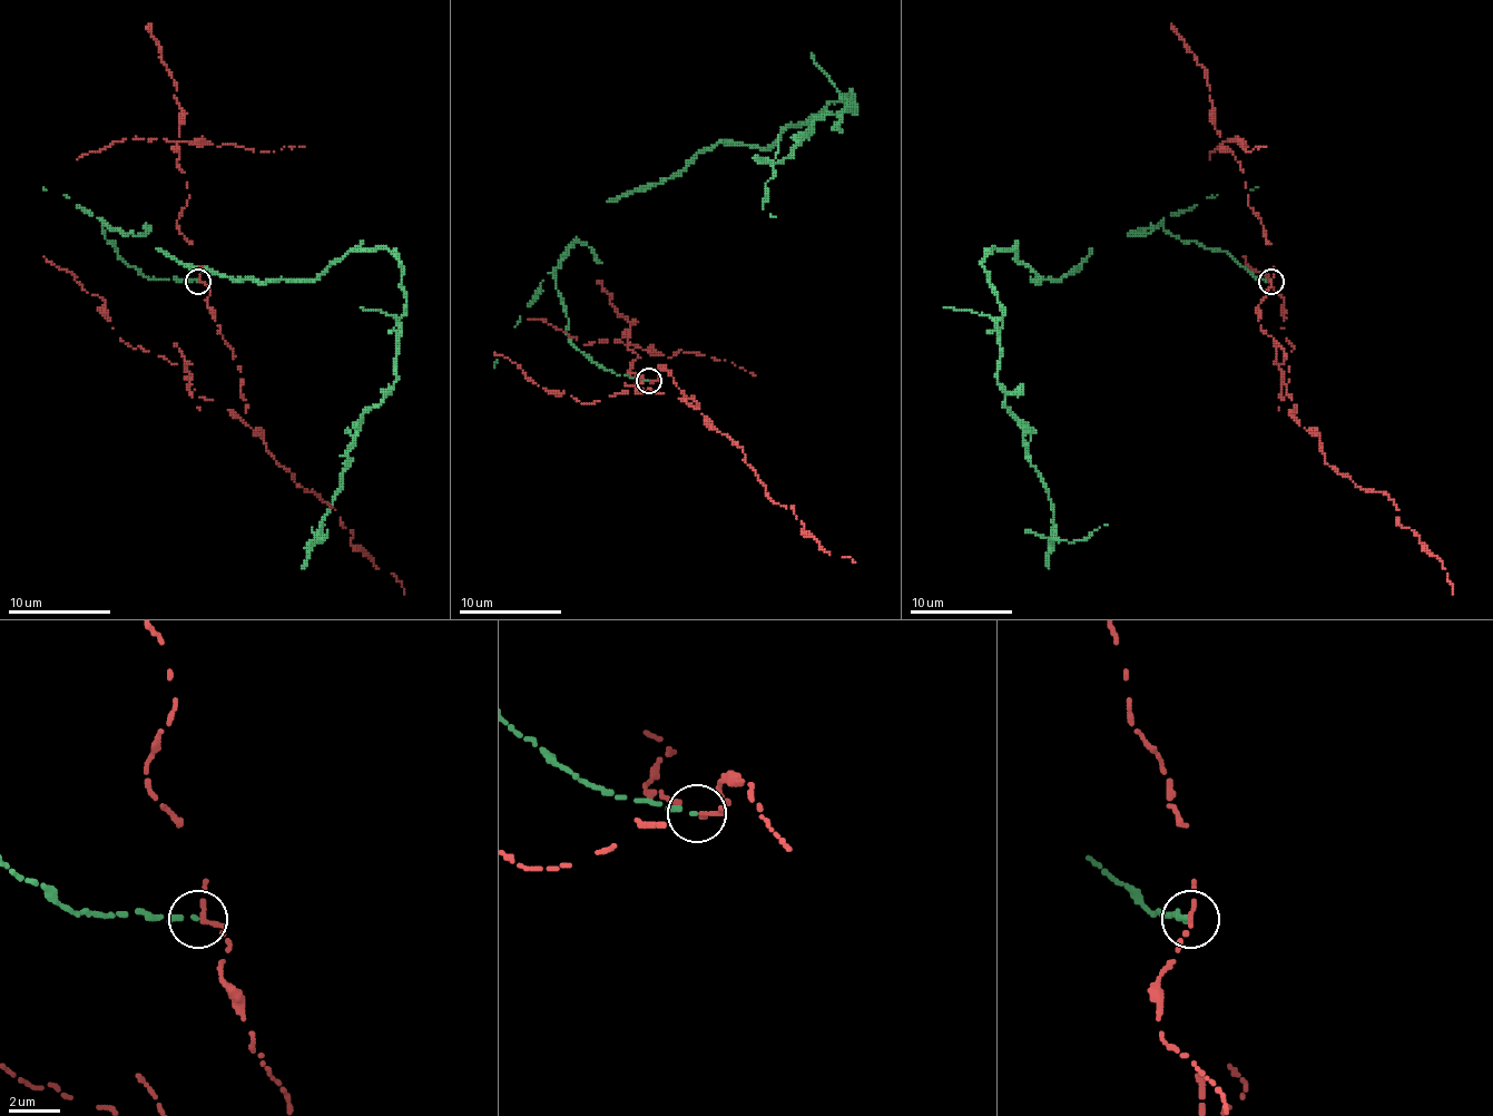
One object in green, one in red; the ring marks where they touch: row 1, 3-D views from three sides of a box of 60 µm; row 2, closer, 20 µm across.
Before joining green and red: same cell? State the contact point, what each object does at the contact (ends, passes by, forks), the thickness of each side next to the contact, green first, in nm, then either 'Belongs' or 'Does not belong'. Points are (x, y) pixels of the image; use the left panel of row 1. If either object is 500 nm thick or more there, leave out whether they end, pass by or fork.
Place: (197, 281). At the ring green ends. At the ring red passes by. Thickness 200 nm (green) against 170 nm. Does not belong

